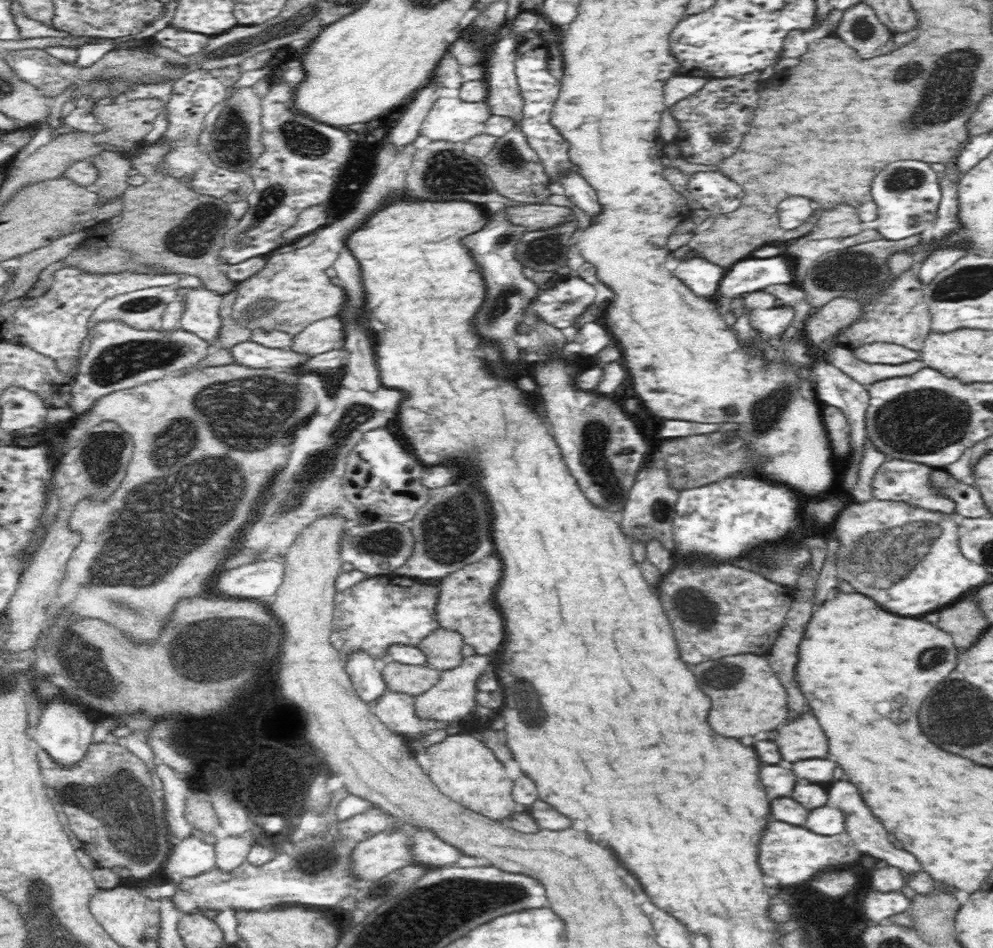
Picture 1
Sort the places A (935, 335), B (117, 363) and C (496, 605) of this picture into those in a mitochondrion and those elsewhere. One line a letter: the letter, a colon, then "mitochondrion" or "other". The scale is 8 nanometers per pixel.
A: other
B: mitochondrion
C: other

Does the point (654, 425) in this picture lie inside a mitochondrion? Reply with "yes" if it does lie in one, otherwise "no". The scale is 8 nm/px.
no

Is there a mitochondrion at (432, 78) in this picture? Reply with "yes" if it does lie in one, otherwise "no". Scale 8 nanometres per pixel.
no

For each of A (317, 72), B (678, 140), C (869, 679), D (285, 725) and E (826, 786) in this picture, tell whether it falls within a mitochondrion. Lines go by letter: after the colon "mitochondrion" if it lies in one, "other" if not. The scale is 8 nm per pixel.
A: other
B: other
C: other
D: other
E: other

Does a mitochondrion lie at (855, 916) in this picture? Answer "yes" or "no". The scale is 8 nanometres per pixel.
no

